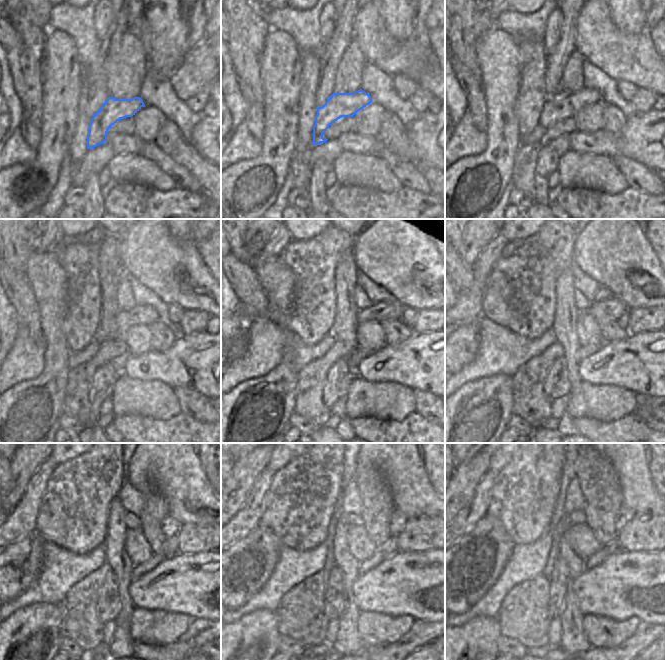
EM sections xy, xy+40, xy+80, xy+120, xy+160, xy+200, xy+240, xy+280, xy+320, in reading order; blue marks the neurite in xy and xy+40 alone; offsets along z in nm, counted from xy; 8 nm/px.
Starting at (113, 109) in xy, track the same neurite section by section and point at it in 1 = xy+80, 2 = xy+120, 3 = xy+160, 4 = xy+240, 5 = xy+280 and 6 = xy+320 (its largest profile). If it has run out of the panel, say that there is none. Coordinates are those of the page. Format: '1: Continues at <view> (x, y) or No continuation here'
1: Continues at xy+80 (562, 104)
2: Continues at xy+120 (109, 328)
3: Continues at xy+160 (384, 310)
4: Continues at xy+240 (169, 526)
5: Continues at xy+280 (397, 523)
6: Continues at xy+320 (624, 515)

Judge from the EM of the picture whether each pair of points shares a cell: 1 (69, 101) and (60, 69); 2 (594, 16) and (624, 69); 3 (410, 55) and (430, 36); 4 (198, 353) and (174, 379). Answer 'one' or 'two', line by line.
1: one
2: one
3: two
4: one

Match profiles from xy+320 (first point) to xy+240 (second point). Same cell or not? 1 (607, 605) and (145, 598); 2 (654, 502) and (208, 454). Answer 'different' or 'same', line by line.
1: same
2: different

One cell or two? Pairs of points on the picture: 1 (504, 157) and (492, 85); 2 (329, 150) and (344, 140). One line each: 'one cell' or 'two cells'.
1: one cell
2: two cells

